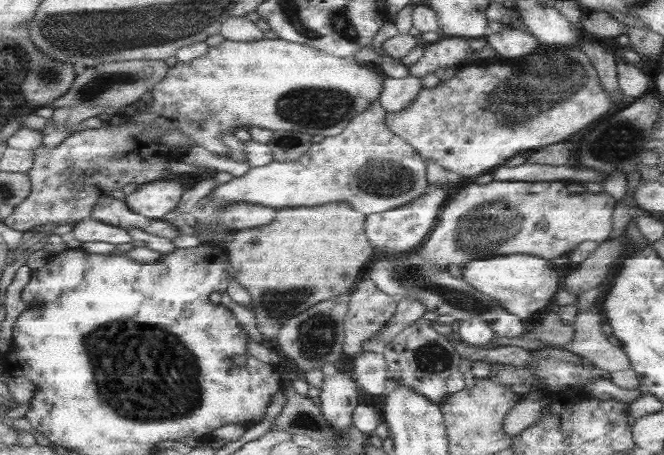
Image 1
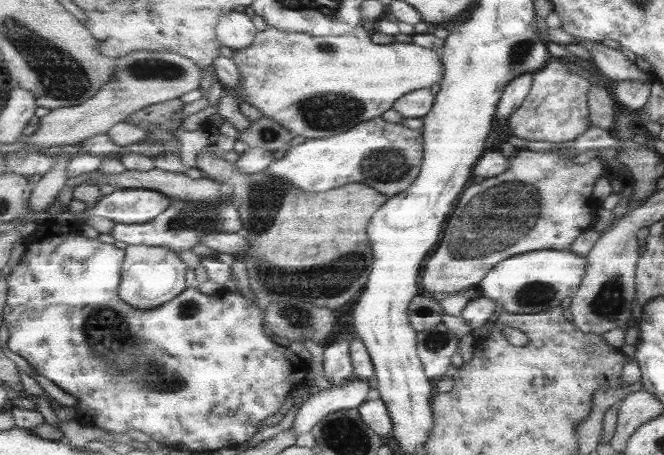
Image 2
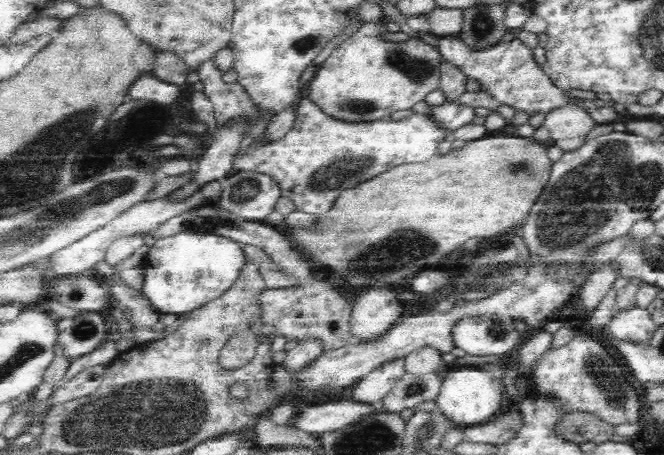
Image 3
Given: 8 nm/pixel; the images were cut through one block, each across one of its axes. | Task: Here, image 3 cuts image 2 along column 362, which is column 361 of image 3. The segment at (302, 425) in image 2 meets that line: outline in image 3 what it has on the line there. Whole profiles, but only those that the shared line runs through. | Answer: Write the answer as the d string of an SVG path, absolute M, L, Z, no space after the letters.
M405 359L384 362L349 391L354 396L353 400L380 406L386 394L391 392L396 382L406 373L405 364Z

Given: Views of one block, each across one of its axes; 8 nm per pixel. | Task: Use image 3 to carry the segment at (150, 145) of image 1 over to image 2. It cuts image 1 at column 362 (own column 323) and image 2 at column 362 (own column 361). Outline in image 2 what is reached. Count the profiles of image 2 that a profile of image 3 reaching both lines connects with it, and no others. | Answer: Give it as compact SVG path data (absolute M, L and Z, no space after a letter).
M359 24L355 26L354 30L351 30L347 34L327 34L327 36L315 36L313 34L299 34L299 32L291 32L287 30L275 30L271 26L267 26L264 30L258 32L258 36L255 37L255 42L240 51L235 51L233 57L235 64L239 72L241 72L241 85L239 85L239 91L234 92L242 101L255 106L257 110L261 110L265 117L271 118L291 131L291 134L295 136L305 136L305 139L315 138L327 138L334 134L341 134L345 130L353 128L359 123L371 120L372 118L379 117L385 110L392 108L392 104L403 95L410 93L417 89L429 89L431 84L440 82L442 76L442 65L437 54L429 49L410 43L391 42L391 44L379 44L375 43L371 38L370 34L364 30Z

